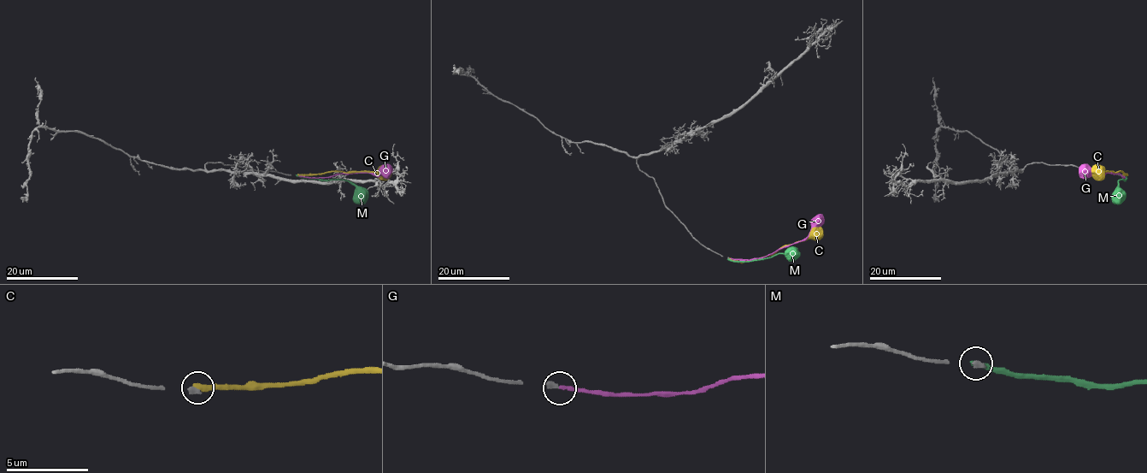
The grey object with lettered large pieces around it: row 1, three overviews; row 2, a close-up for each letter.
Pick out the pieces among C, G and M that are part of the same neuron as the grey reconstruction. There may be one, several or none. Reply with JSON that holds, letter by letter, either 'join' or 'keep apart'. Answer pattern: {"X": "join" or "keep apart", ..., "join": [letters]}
{"C": "keep apart", "G": "join", "M": "keep apart", "join": ["G"]}

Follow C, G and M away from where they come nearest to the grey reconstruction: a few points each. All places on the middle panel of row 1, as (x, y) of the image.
C: (730, 258), (749, 261), (765, 257), (803, 241), (814, 228), (822, 230)
G: (731, 258), (761, 258), (802, 241), (821, 214)
M: (729, 259), (760, 260), (781, 254), (792, 257), (797, 253)

